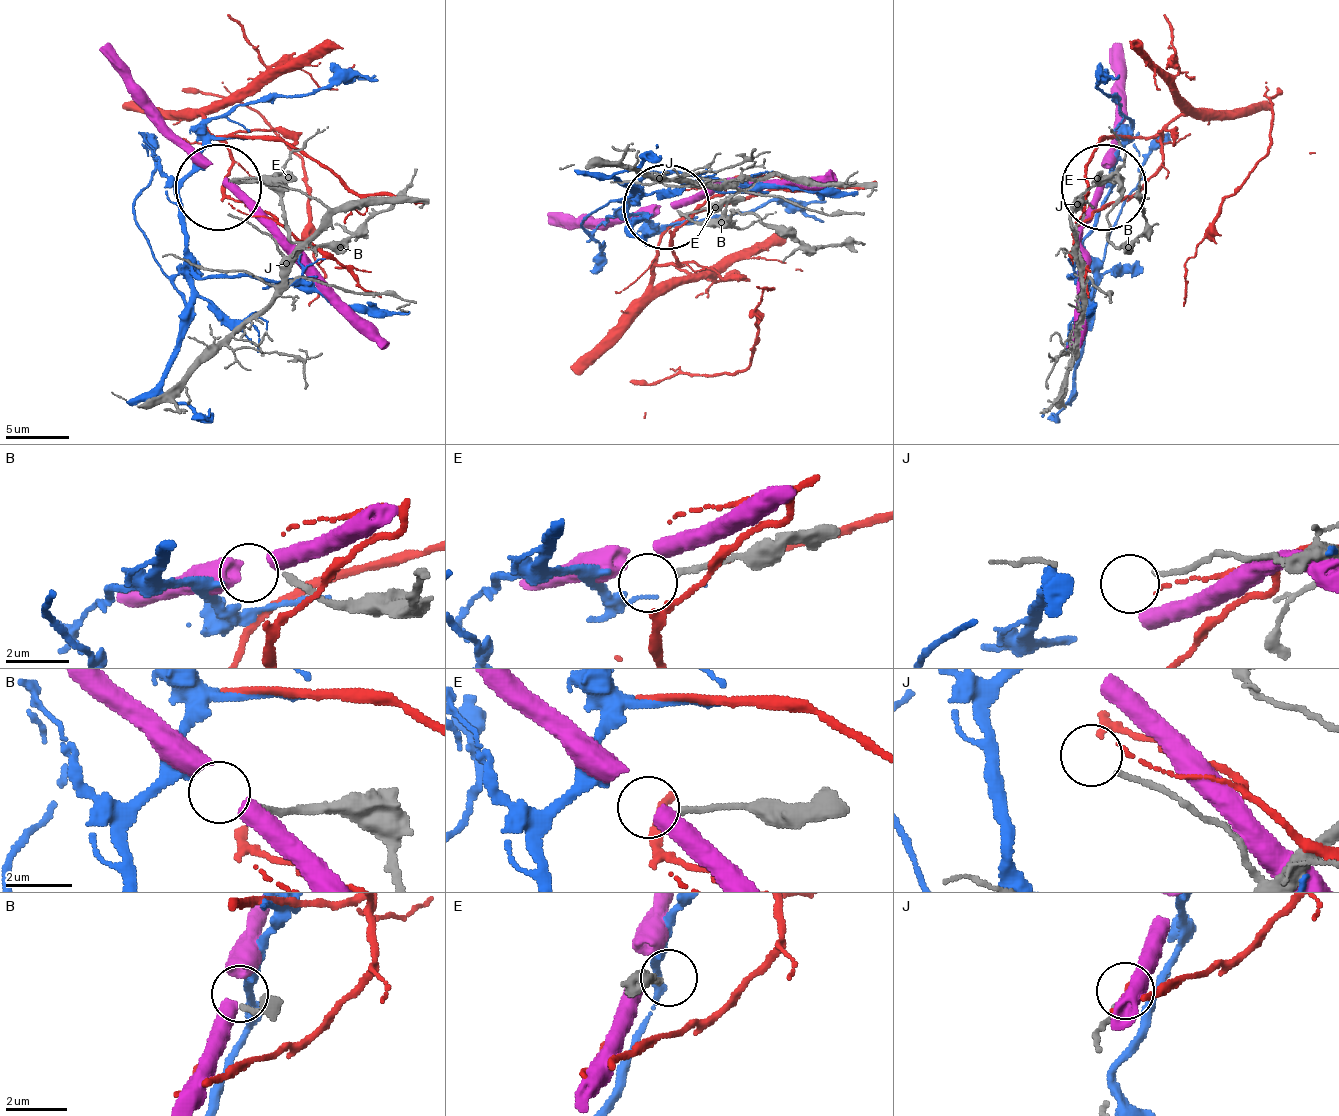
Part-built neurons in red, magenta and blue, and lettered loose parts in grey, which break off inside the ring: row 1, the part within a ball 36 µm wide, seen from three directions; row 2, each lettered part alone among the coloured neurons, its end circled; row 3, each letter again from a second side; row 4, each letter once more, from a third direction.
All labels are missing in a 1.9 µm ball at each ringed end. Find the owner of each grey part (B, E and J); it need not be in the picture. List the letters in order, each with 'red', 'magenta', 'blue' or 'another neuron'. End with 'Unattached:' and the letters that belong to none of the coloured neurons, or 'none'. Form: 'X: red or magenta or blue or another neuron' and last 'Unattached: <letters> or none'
B: blue
E: another neuron
J: another neuron
Unattached: E, J

